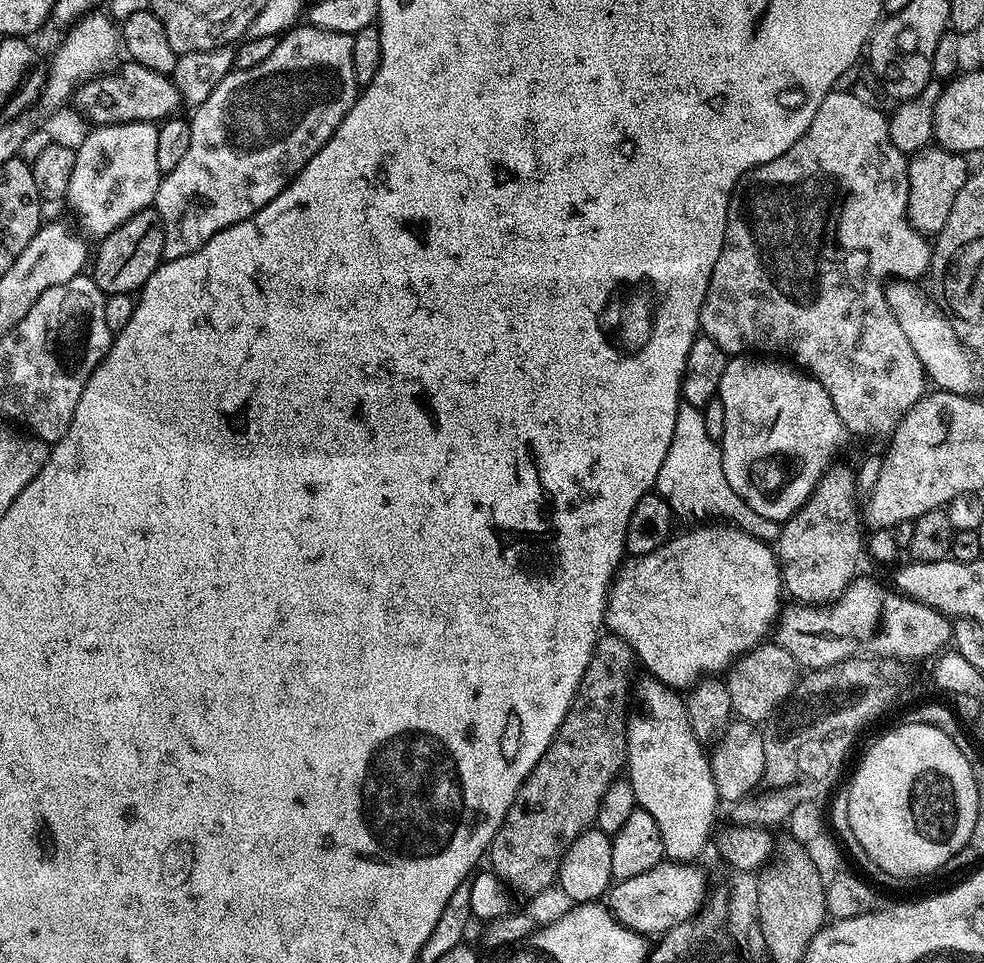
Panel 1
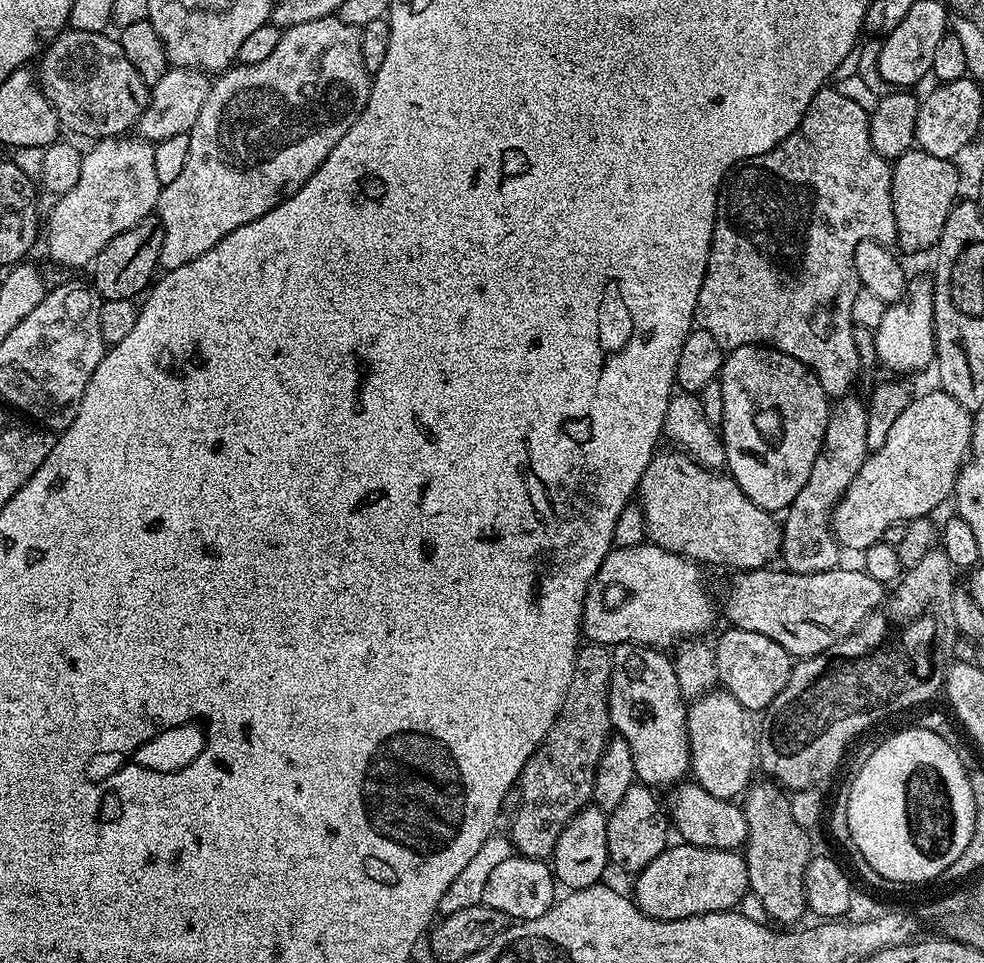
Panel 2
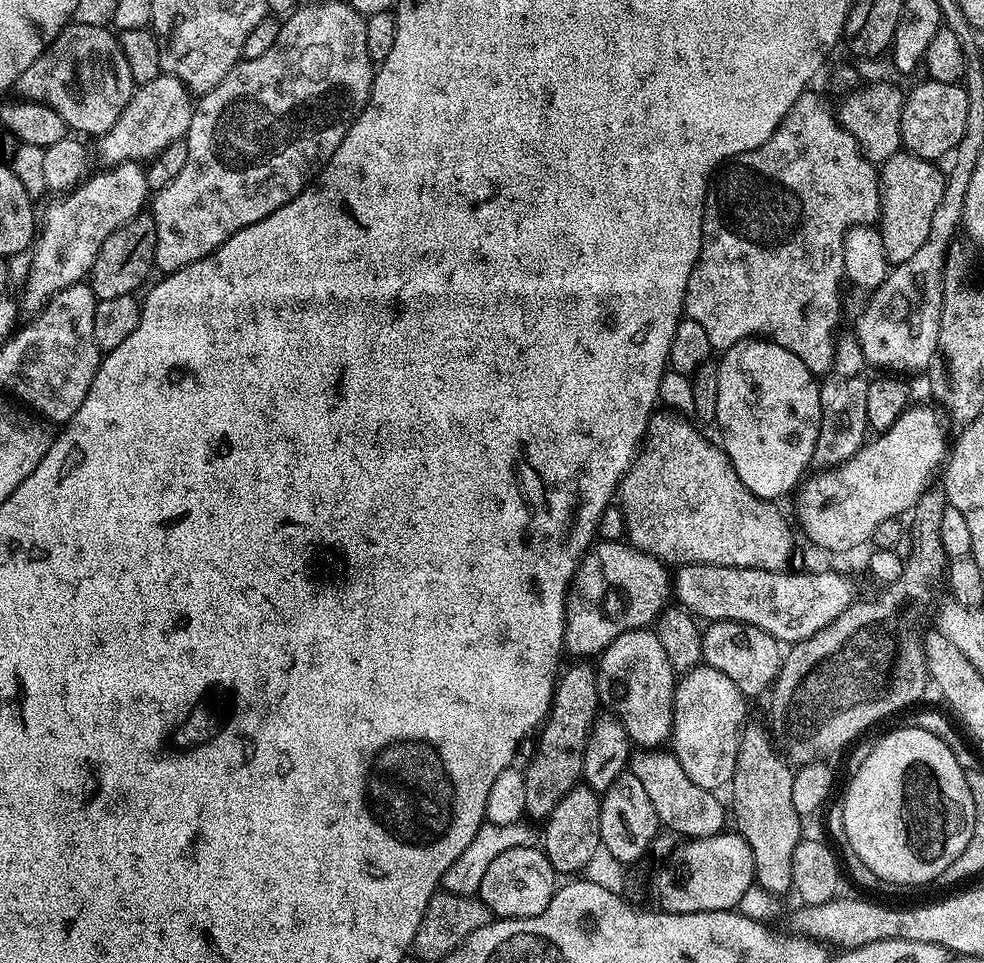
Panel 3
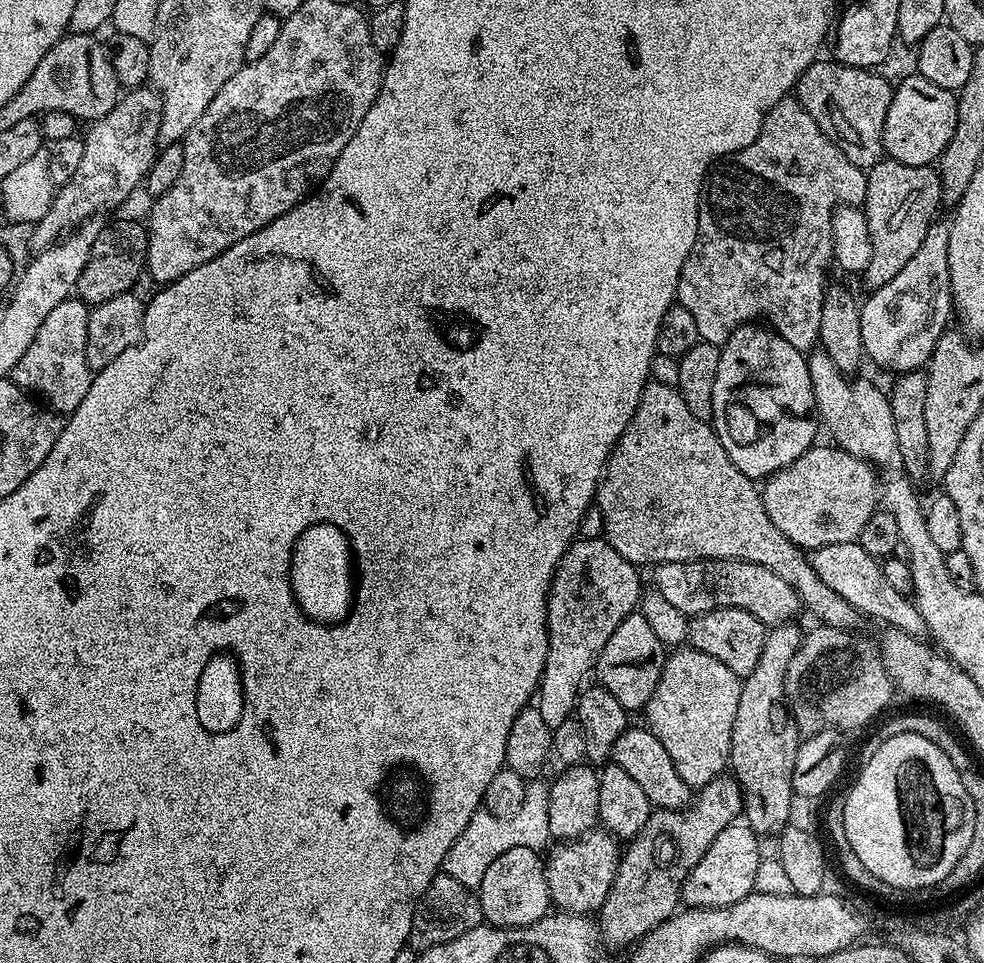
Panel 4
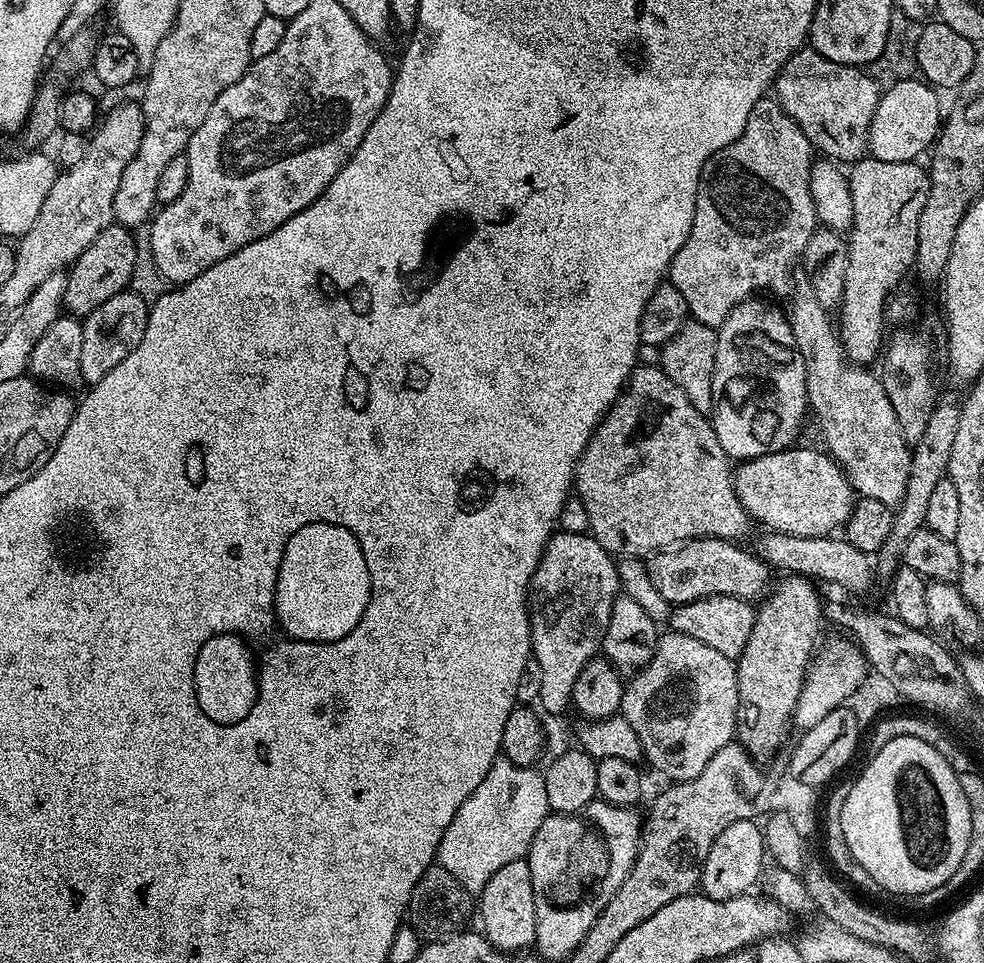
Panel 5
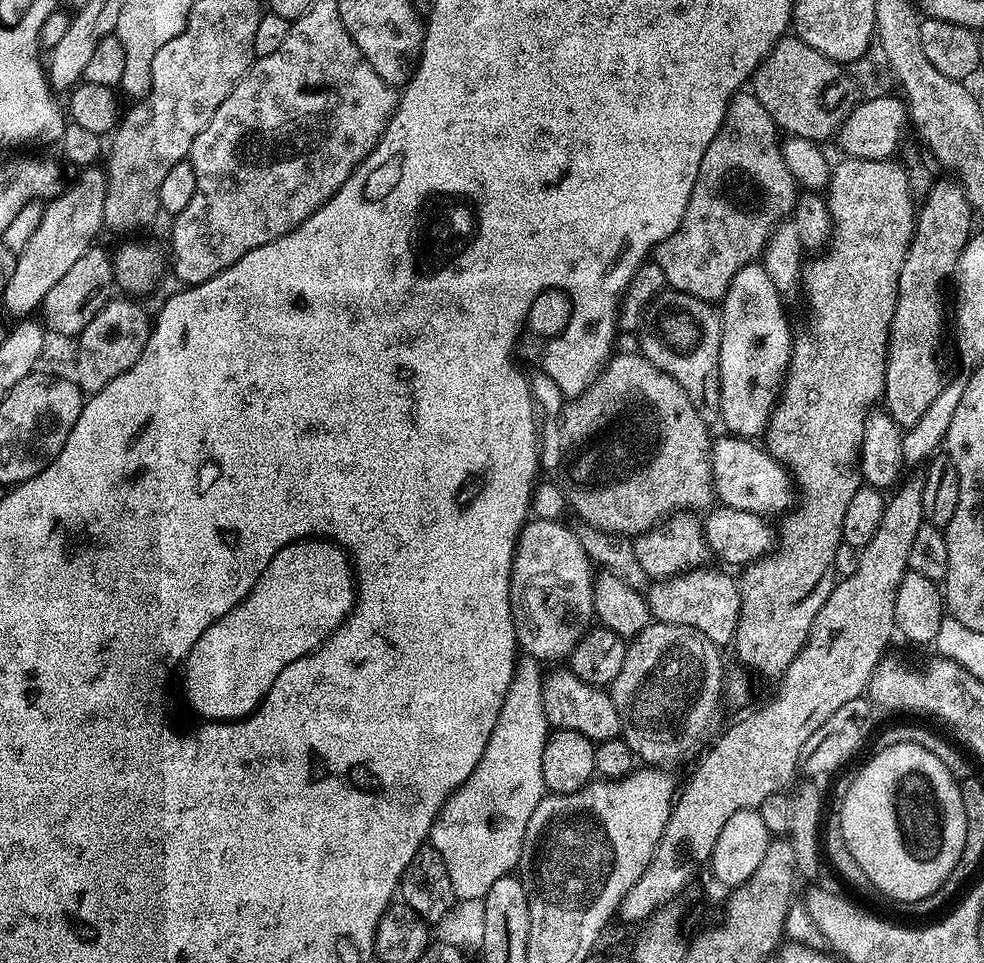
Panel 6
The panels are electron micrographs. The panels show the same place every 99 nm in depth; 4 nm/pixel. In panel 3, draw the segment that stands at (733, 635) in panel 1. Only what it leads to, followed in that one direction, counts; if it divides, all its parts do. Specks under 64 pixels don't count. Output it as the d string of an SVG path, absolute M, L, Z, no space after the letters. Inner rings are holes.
M627 542L593 543L580 557L564 600L564 652L572 658L599 657L618 634L649 627L669 600L670 572L663 562Z

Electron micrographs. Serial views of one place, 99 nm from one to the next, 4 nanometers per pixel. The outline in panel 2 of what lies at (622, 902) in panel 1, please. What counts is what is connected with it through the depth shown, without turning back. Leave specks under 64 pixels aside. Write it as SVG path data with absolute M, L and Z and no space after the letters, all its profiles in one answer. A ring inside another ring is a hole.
M683 842L665 848L635 880L635 902L655 920L681 920L711 912L726 912L735 909L750 892L746 862L739 851L699 848Z

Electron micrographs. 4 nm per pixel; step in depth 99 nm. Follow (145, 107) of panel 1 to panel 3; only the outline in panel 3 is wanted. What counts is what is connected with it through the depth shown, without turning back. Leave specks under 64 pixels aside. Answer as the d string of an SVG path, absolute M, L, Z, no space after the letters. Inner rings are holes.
M73 22L69 24L67 28L61 30L58 34L58 38L54 38L54 42L46 49L46 51L44 51L44 53L42 53L42 55L40 55L39 58L34 62L30 62L30 66L26 66L24 73L22 73L16 80L15 91L17 93L20 92L19 99L21 101L50 106L50 110L54 110L66 121L66 123L68 123L68 127L73 133L83 134L85 137L93 136L93 138L99 138L103 136L105 132L110 130L110 126L114 126L114 122L118 122L118 114L122 114L122 110L126 110L126 102L130 102L133 87L130 65L126 62L126 54L122 54L117 33L108 26L86 26L85 24L77 24Z

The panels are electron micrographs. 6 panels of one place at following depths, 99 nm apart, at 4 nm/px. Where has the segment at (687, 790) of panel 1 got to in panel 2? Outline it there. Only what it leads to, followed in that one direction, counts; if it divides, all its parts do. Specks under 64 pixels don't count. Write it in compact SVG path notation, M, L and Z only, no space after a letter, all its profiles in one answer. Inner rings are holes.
M618 644L611 649L612 654L612 677L608 683L608 713L612 719L613 729L623 738L626 746L630 746L630 754L634 758L634 770L636 771L636 779L639 783L649 786L657 786L656 784L668 784L667 786L675 786L689 775L692 759L690 758L690 746L688 745L688 709L682 690L678 690L678 674L674 670L672 660L669 659L661 649L648 648L645 644Z

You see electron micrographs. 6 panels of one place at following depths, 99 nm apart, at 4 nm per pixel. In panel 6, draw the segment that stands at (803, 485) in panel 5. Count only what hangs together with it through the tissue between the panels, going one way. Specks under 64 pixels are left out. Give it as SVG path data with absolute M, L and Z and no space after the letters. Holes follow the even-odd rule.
M724 434L724 437L722 437L721 440L717 439L715 443L713 443L713 446L712 446L712 486L714 489L715 499L719 501L719 503L723 505L723 507L733 508L734 510L746 510L750 514L758 514L759 516L768 517L768 518L772 518L772 515L774 515L775 512L780 512L779 514L787 513L789 509L793 507L792 484L794 488L794 480L793 480L793 477L790 475L788 468L786 468L783 464L781 464L780 461L774 459L773 456L771 456L771 454L768 452L767 447L760 445L760 448L759 448L759 446L756 445L756 442L753 442L751 439L741 438L738 436L731 435L731 434Z

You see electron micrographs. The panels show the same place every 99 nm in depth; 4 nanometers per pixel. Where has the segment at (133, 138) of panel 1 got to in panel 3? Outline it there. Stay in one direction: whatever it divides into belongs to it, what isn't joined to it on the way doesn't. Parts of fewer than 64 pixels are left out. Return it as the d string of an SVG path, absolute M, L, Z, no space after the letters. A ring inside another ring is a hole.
M129 162L127 164L117 164L104 171L108 172L100 172L97 176L95 176L95 174L89 175L79 188L67 193L63 198L57 199L60 201L49 210L48 217L46 217L45 220L43 217L42 227L39 229L38 235L34 241L34 247L30 252L30 257L32 256L32 265L29 266L28 277L24 280L24 304L22 300L22 308L23 311L25 308L28 314L35 314L42 311L50 302L50 298L54 298L54 294L58 294L58 290L66 290L66 286L81 283L81 281L91 273L92 267L94 266L94 258L98 258L98 250L102 246L102 242L106 242L106 238L110 238L110 234L114 234L114 230L118 230L124 224L129 224L134 217L145 211L146 201L149 199L150 193L148 191L148 183L146 182L146 171L139 163Z

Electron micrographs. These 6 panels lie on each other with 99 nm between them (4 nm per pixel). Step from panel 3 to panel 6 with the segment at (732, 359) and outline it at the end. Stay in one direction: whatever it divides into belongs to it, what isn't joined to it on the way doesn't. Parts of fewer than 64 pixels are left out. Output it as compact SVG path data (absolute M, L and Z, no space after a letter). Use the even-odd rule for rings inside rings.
M763 263L747 264L730 282L722 303L719 305L720 329L720 420L731 435L741 438L756 438L768 426L772 412L777 408L788 375L788 366L792 362L792 328L788 325L788 316L784 313L782 293L770 282Z

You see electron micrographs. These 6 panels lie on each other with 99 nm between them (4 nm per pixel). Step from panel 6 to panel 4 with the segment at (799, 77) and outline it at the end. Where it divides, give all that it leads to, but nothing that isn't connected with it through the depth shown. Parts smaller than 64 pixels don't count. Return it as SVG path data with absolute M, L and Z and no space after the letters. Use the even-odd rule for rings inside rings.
M817 58L800 76L794 95L800 105L818 122L818 130L854 162L854 166L865 170L885 159L884 127L886 110L894 91L893 85L880 75L879 71L855 68L837 62L835 59Z

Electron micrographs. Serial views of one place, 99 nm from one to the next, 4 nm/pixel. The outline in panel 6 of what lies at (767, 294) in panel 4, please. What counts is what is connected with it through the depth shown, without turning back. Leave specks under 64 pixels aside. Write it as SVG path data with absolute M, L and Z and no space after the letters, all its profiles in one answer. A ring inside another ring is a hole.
M751 90L737 92L728 104L726 118L714 142L710 142L706 154L702 154L702 166L678 230L654 250L654 263L662 266L665 285L673 292L690 294L699 300L723 301L734 276L747 264L755 264L763 257L772 231L793 215L797 199L798 185L786 164L782 133L774 118L770 118L766 106L758 102Z

